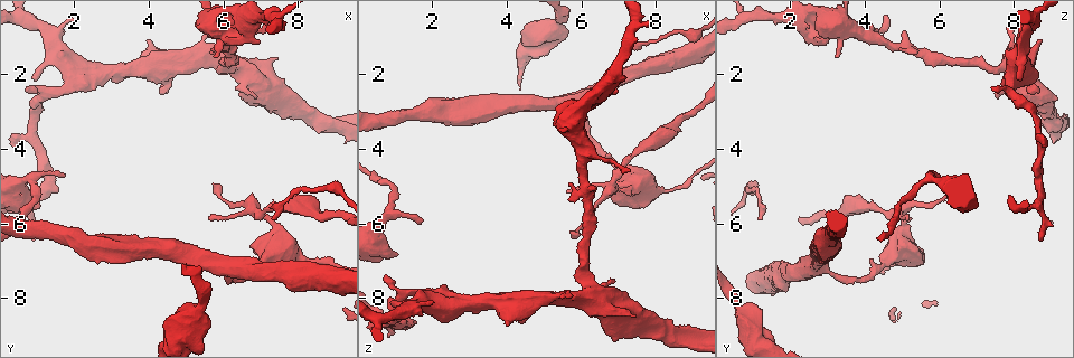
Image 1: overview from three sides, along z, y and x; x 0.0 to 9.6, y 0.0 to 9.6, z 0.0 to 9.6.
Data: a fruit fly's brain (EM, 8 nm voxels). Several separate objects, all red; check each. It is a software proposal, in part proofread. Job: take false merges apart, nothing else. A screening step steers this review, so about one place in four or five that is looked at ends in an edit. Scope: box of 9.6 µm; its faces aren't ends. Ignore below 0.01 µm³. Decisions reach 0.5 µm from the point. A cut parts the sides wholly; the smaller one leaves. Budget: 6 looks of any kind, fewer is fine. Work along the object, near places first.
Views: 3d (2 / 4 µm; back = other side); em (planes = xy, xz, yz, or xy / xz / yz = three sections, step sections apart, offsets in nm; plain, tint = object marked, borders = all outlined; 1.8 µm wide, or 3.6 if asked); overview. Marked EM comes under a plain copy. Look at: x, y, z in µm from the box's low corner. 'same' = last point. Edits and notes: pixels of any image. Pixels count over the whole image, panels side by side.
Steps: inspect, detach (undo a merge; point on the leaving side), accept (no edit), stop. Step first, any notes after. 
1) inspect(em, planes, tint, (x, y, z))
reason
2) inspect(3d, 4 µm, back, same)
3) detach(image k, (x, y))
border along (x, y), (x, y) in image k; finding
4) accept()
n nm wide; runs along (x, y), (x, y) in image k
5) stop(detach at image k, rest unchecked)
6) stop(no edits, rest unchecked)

inspect(em, 3.6 µm, xy, step 16, tint, (6.85, 5.65, 4.80))
two arms in line, one across

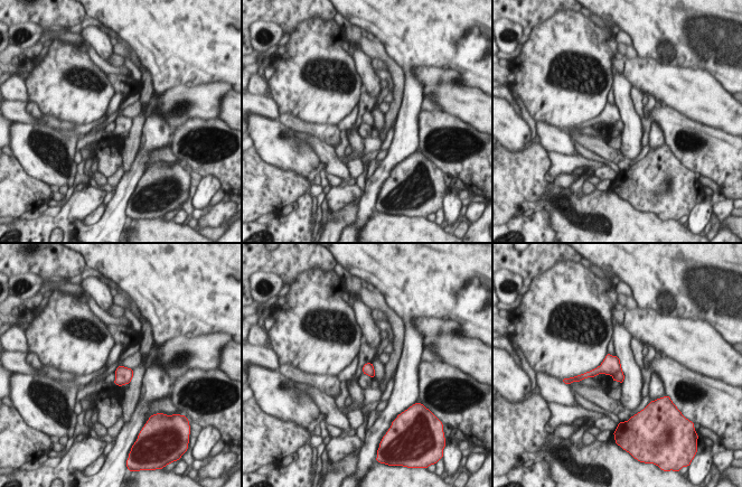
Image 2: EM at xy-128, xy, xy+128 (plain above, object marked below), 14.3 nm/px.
inspect(em, 3.6 µm, planes, tint, same)

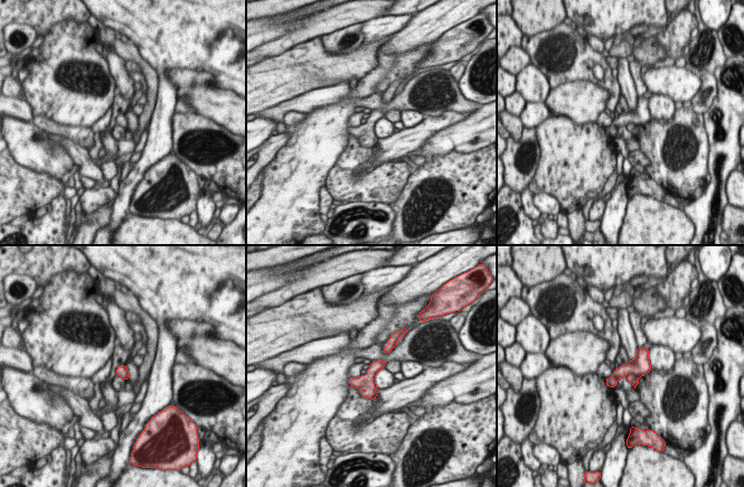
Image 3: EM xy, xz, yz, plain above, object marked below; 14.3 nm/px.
detach(image 3, (640, 366))
border along (627, 375), (634, 374), (638, 376) in image 3; two neurons meet here

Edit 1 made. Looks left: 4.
inspect(overview)
see it whole again

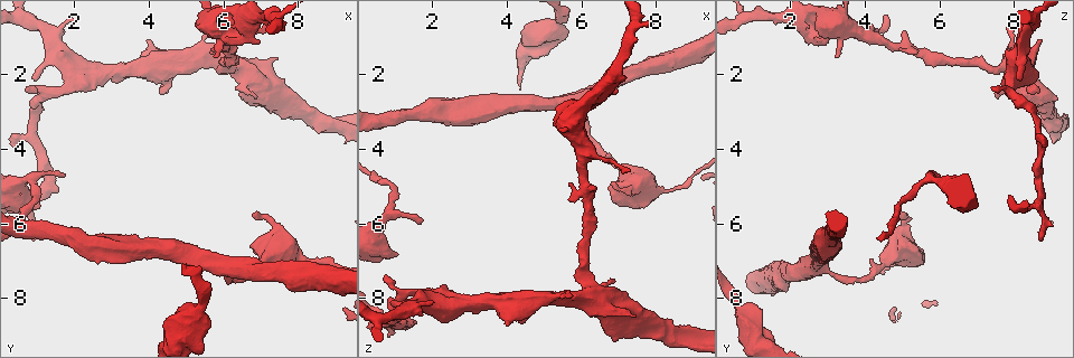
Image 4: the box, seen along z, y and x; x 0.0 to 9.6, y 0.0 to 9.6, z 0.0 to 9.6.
inspect(3d, 2 µm, (5.90, 7.15, 2.85))
arms part here

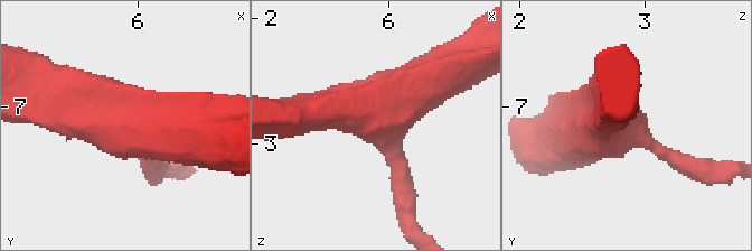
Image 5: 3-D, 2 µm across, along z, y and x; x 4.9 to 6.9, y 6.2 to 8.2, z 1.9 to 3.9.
inspect(em, planes, tint, (5.94, 7.12, 2.82))
3 arms; arms of 190, 320, 420 nm; now the EM

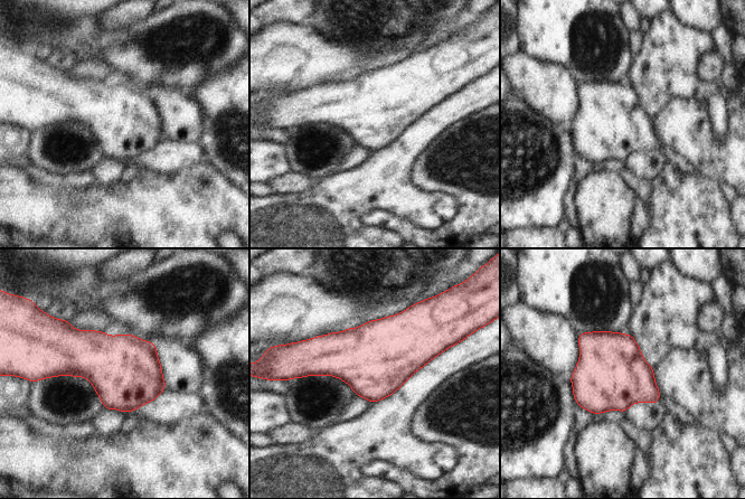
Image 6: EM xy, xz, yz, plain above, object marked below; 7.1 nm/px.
accept()
continuous, no second neuron

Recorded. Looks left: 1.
inspect(em, planes, tint, (6.10, 1.25, 5.10))
a fork

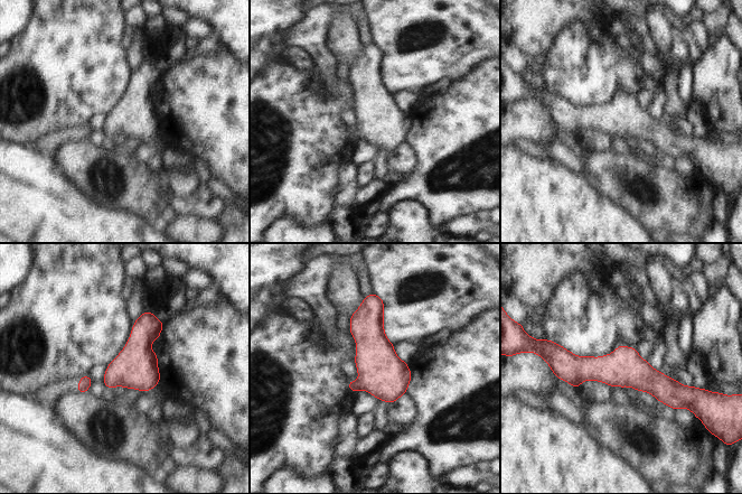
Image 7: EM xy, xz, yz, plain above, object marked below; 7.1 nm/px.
accept()
runs along (559, 363), (689, 389) in image 7; continuous, no second neuron

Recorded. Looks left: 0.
stop(detach at image 3, rest unchecked)

